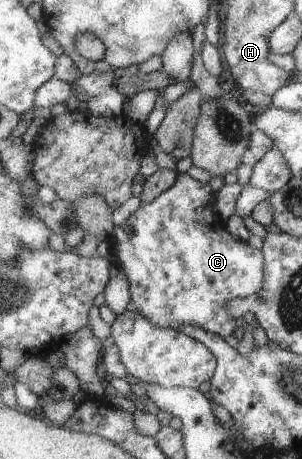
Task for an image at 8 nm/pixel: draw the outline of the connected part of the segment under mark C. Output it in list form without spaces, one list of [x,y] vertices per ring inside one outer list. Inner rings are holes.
[[[181,172],[178,175],[177,184],[172,189],[169,189],[166,193],[163,193],[158,199],[155,199],[155,201],[153,201],[151,204],[141,202],[139,209],[137,209],[137,211],[135,211],[134,213],[132,213],[129,216],[126,223],[124,225],[117,226],[116,229],[114,230],[114,233],[113,233],[113,236],[111,239],[113,240],[112,245],[113,245],[113,248],[116,250],[116,256],[118,257],[118,259],[115,260],[115,264],[117,266],[121,266],[122,268],[124,268],[126,270],[126,274],[129,277],[130,285],[131,285],[130,291],[132,294],[132,305],[135,306],[134,308],[137,310],[137,312],[141,316],[144,316],[145,318],[147,318],[148,321],[151,322],[152,325],[155,325],[156,327],[174,328],[174,327],[176,327],[177,324],[192,324],[193,326],[198,326],[199,328],[202,328],[203,330],[209,331],[210,333],[219,335],[220,337],[223,337],[223,338],[224,337],[231,337],[231,335],[233,336],[235,331],[237,331],[237,329],[239,327],[237,327],[236,318],[225,308],[225,303],[228,303],[231,300],[236,299],[236,298],[250,297],[251,295],[260,293],[261,289],[264,288],[266,276],[265,276],[265,271],[264,271],[265,257],[264,257],[263,251],[259,250],[259,249],[255,249],[255,247],[252,247],[247,242],[237,240],[227,230],[226,221],[223,220],[221,215],[219,215],[219,213],[217,213],[217,211],[215,211],[215,209],[214,209],[214,199],[215,199],[215,192],[213,192],[213,189],[211,189],[211,187],[209,187],[208,184],[203,184],[203,183],[200,183],[199,181],[196,181],[193,177],[190,177],[187,172]]]

